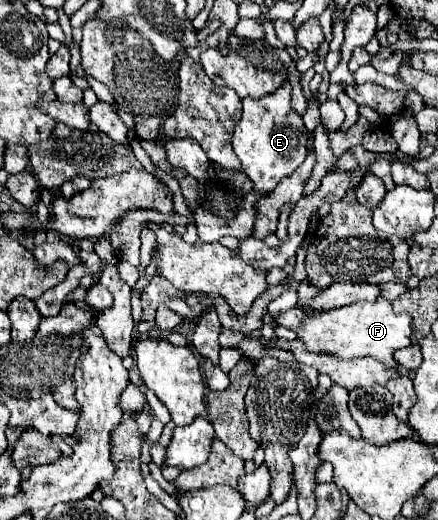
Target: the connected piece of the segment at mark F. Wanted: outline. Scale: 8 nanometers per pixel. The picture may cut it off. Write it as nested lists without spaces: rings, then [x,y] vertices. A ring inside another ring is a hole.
[[[378,298],[376,302],[356,302],[326,312],[304,310],[302,306],[294,306],[278,314],[276,322],[280,326],[294,330],[298,340],[302,340],[310,352],[332,354],[340,360],[372,356],[378,358],[380,362],[386,362],[386,366],[396,366],[396,360],[392,356],[394,350],[410,346],[410,336],[412,336],[410,316],[394,314],[392,304],[384,298]]]

